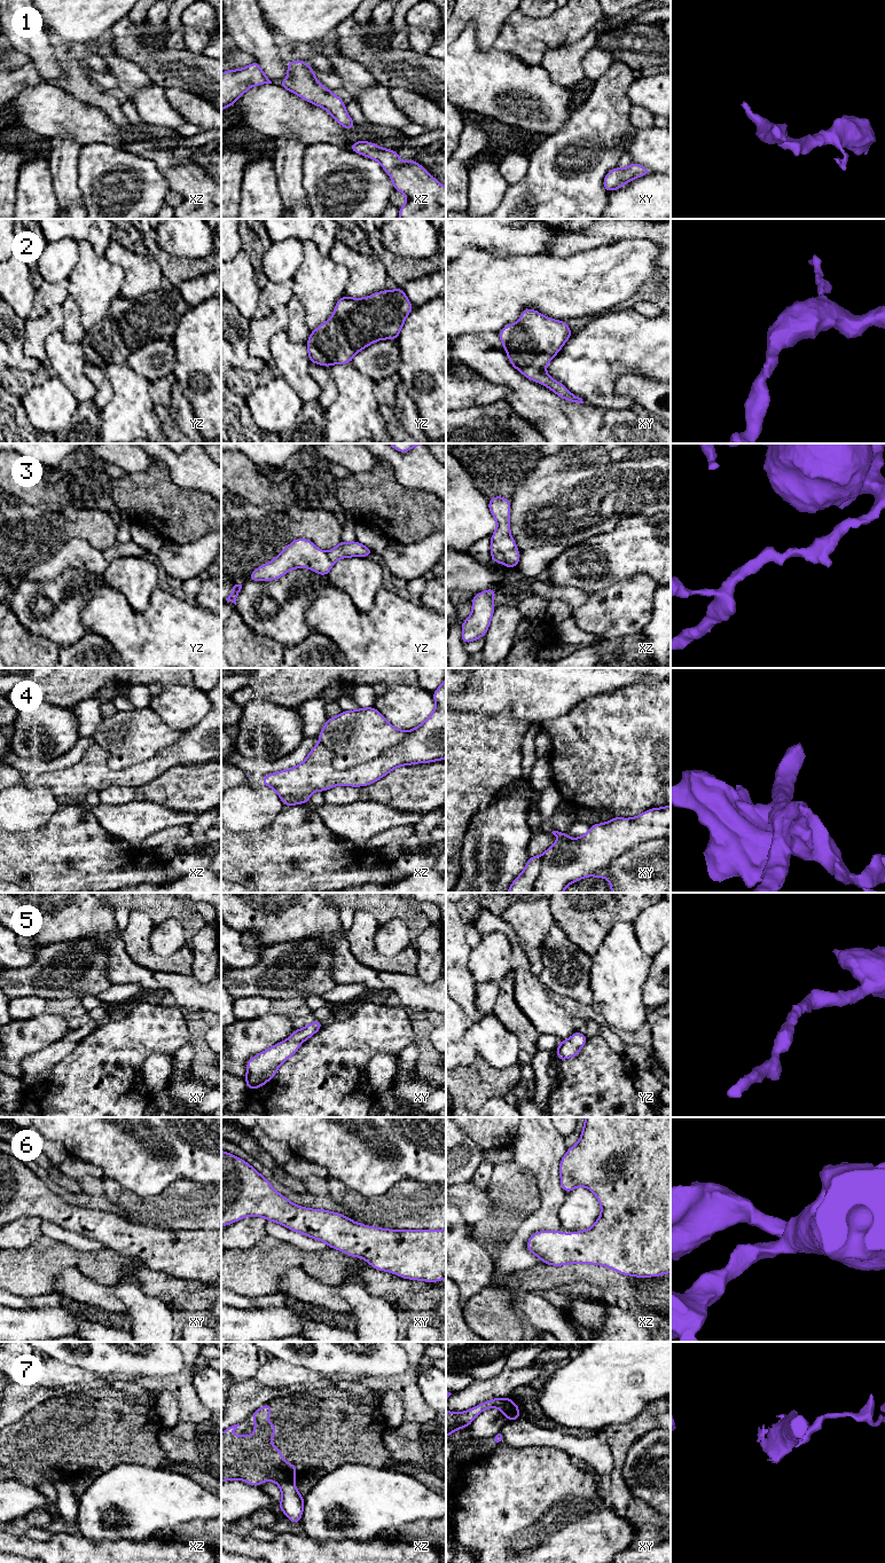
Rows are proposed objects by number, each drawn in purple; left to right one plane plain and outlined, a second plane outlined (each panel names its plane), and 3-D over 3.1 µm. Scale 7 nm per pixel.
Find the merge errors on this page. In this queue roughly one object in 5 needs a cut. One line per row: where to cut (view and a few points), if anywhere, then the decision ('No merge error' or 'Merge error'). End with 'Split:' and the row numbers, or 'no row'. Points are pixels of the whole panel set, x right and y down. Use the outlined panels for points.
1: No split. No merge error
2: No split. No merge error
3: No split. No merge error
4: No split. No merge error
5: No split. No merge error
6: No split. No merge error
7: Split along xz (292, 1479), (279, 1484). Merge error
Split: 7

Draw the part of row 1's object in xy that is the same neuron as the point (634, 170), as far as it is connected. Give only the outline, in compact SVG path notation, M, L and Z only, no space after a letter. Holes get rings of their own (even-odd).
M633 162L626 168L614 167L610 170L604 178L603 187L608 193L610 193L612 190L619 189L633 179L644 176L650 173L651 171L649 168Z

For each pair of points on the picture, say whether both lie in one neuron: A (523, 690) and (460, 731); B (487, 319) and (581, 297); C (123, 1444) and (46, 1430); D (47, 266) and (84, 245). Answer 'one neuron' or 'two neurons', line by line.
A: two neurons
B: one neuron
C: one neuron
D: two neurons

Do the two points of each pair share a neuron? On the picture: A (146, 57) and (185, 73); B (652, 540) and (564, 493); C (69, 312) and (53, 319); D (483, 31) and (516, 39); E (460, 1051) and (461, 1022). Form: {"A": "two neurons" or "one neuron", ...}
{"A": "one neuron", "B": "two neurons", "C": "two neurons", "D": "two neurons", "E": "one neuron"}

